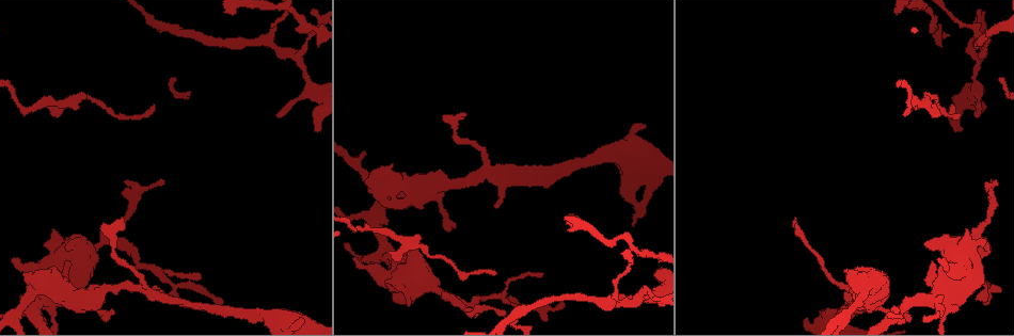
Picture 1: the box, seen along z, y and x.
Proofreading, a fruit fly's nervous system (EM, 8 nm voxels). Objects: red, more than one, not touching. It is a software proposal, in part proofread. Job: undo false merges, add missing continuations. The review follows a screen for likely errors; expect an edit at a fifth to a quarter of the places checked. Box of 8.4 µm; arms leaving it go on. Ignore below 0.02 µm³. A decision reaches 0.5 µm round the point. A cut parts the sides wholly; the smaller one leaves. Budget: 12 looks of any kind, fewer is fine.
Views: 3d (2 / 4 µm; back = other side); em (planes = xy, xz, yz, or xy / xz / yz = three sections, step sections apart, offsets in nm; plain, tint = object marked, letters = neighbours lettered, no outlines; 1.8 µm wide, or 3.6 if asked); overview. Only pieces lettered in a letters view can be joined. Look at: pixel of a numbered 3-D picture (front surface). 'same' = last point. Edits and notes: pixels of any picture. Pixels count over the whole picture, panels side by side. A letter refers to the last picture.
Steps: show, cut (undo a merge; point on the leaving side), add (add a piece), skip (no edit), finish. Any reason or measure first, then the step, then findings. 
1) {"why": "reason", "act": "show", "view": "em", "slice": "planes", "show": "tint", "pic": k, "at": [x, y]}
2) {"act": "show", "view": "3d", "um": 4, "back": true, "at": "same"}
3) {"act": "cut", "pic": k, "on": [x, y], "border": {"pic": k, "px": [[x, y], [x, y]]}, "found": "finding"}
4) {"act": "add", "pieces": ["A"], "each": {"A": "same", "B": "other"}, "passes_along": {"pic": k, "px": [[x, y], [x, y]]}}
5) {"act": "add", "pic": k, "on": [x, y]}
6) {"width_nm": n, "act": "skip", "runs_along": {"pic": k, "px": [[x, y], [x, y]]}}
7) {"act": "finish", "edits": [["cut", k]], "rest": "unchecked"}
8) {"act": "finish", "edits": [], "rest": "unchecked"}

{"why": "thin end", "act": "show", "view": "em", "slice": "planes", "show": "letters", "pic": 1, "at": [468, 315]}

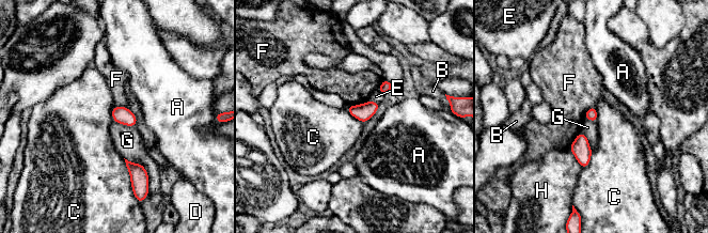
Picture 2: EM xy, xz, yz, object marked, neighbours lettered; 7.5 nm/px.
{"width_nm": 80, "act": "skip", "each": {"A": "other", "B": "other", "C": "other", "D": "other", "E": "other", "F": "other", "G": "other", "H": "other"}, "border": {"pic": 2, "px": [[123, 158], [132, 187]]}, "found": "no lettered piece goes on from it"}

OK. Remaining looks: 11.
{"why": "free end", "act": "show", "view": "em", "slice": "xz", "step": 16, "show": "tint", "pic": 1, "at": [935, 103]}

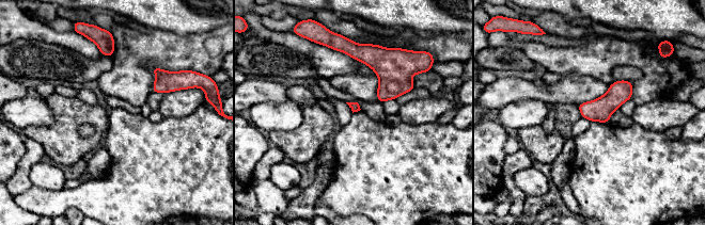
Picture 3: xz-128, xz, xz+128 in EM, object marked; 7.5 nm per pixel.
{"why": "see the neighbours", "act": "show", "view": "em", "slice": "xz", "step": 16, "show": "letters", "at": "same"}

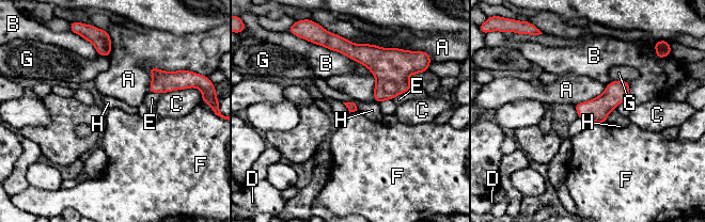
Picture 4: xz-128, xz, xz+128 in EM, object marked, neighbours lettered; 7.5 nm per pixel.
{"longest_contact_nm": ["B", 320], "act": "skip", "each": {"A": "other", "B": "other", "C": "other", "D": "other", "E": "other", "F": "other", "G": "other", "H": "other"}, "border": {"pic": 4, "px": [[589, 121], [606, 123]]}, "found": "no lettered piece goes on from it"}

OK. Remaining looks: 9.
{"act": "show", "view": "em", "slice": "planes", "show": "tint", "pic": 1, "at": [621, 296]}

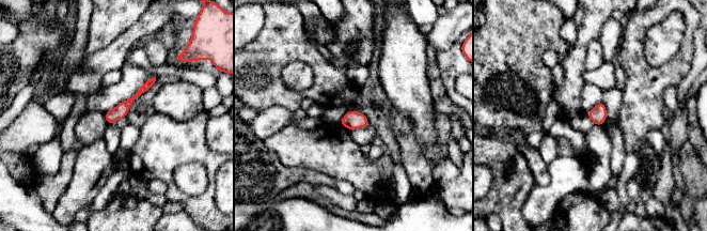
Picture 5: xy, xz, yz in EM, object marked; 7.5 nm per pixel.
{"act": "show", "view": "em", "slice": "planes", "show": "letters", "at": "same"}

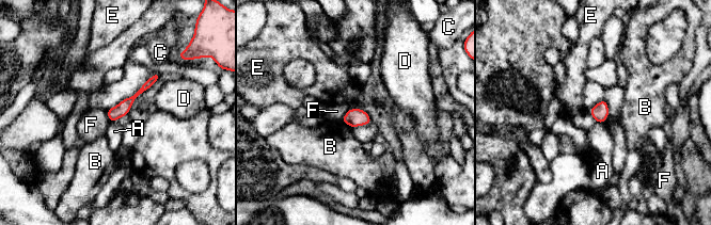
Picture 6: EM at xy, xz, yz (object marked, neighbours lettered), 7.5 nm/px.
{"act": "skip", "each": {"A": "other", "B": "other", "C": "other", "D": "other", "E": "other", "F": "other"}, "runs_along": {"pic": 6, "px": [[156, 76], [112, 118]]}, "found": "no lettered piece goes on from it"}

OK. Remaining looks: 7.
{"why": "thin end", "act": "show", "view": "em", "slice": "planes", "show": "letters", "pic": 1, "at": [976, 298]}

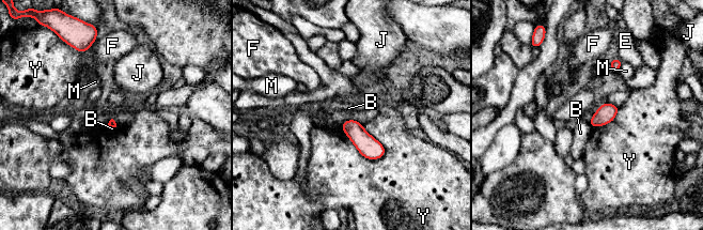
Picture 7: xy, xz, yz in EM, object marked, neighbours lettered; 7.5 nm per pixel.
{"act": "skip", "each": {"B": "other", "E": "other", "F": "other", "J": "other", "M": "other", "Y": "other"}, "border": {"pic": 7, "px": [[588, 123], [591, 127]]}, "found": "no lettered piece goes on from it"}

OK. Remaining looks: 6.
{"why": "thin arm on a thick one", "act": "show", "view": "3d", "um": 2, "pic": 1, "at": [265, 316]}

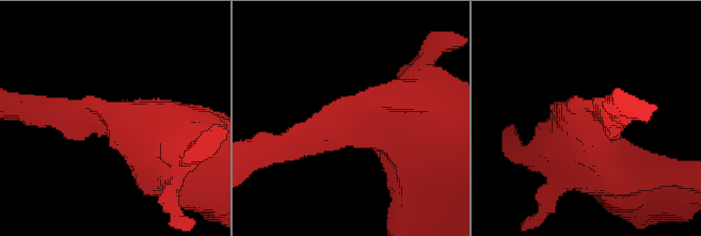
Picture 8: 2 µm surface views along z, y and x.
{"arms": 3, "arm_widths_nm": [200, 360, 550], "act": "show", "view": "em", "slice": "planes", "show": "letters", "pic": 8, "at": [600, 124]}

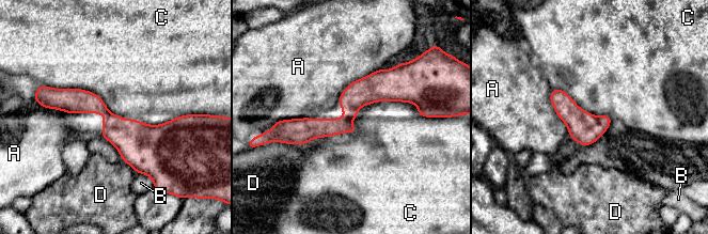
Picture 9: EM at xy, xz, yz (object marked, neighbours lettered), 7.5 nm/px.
{"act": "skip", "each": {"A": "other", "B": "other", "C": "other", "D": "other"}, "runs_along": {"pic": 9, "px": [[49, 104], [94, 104], [125, 133], [176, 121]]}, "found": "one neuron here"}

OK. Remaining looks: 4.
{"act": "finish", "edits": [], "rest": "unchecked"}

